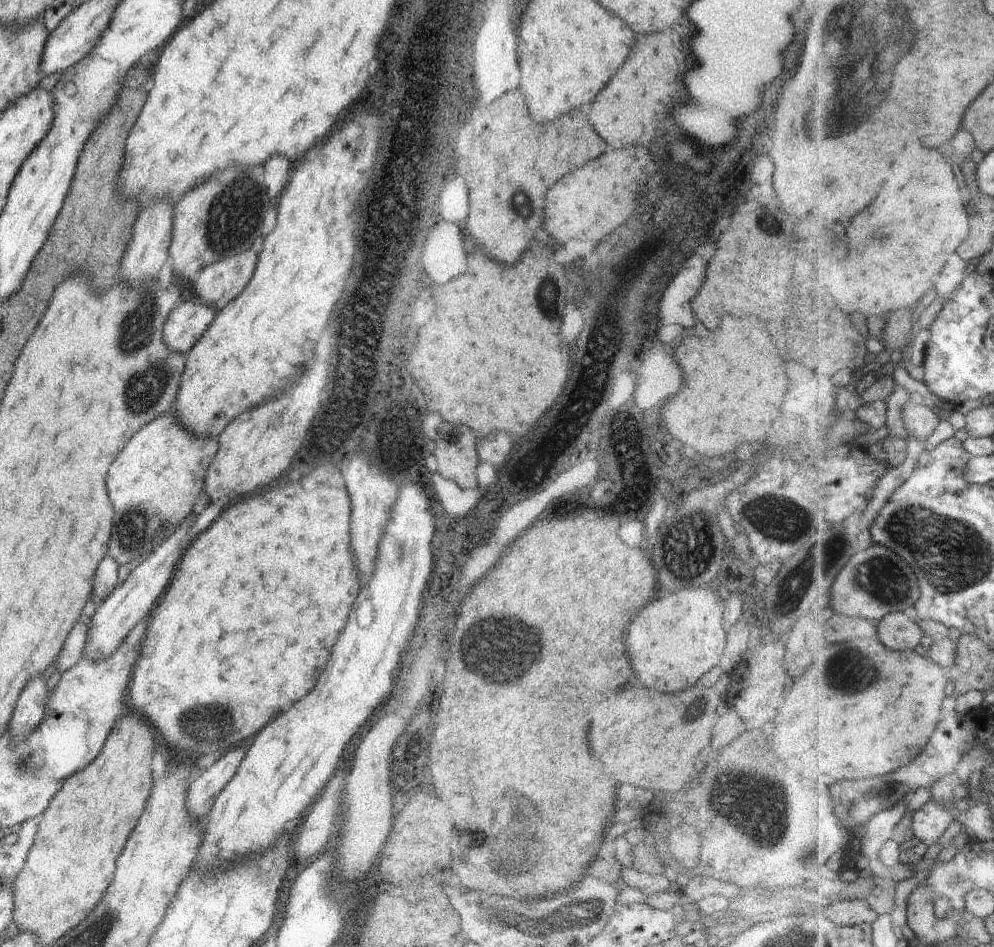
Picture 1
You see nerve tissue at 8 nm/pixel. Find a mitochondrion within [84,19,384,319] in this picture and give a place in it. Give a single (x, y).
(231, 218)

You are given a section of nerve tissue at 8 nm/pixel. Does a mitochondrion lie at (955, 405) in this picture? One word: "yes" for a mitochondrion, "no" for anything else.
no

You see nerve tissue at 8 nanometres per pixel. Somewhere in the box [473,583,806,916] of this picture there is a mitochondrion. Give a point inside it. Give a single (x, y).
(765, 800)

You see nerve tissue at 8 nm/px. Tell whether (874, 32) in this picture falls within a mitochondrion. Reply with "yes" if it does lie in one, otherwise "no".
yes

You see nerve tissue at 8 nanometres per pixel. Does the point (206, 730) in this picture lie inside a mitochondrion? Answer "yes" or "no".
yes

